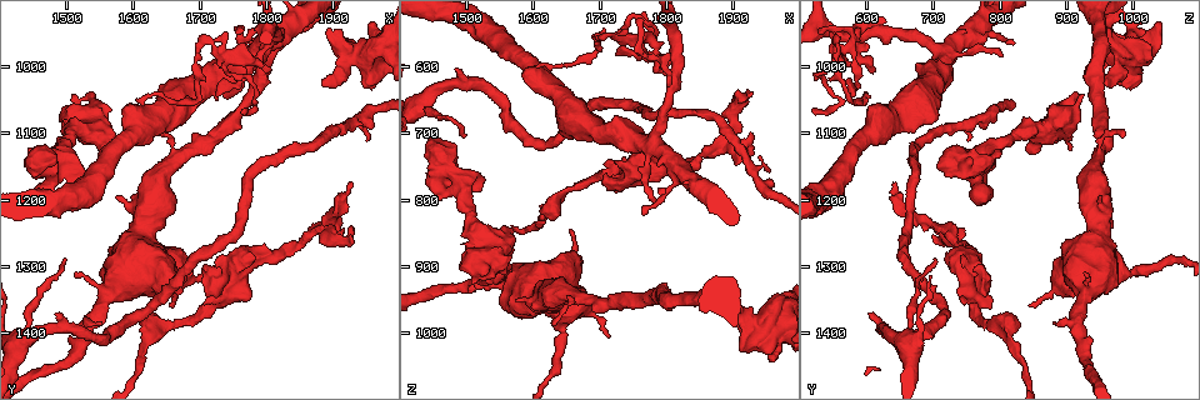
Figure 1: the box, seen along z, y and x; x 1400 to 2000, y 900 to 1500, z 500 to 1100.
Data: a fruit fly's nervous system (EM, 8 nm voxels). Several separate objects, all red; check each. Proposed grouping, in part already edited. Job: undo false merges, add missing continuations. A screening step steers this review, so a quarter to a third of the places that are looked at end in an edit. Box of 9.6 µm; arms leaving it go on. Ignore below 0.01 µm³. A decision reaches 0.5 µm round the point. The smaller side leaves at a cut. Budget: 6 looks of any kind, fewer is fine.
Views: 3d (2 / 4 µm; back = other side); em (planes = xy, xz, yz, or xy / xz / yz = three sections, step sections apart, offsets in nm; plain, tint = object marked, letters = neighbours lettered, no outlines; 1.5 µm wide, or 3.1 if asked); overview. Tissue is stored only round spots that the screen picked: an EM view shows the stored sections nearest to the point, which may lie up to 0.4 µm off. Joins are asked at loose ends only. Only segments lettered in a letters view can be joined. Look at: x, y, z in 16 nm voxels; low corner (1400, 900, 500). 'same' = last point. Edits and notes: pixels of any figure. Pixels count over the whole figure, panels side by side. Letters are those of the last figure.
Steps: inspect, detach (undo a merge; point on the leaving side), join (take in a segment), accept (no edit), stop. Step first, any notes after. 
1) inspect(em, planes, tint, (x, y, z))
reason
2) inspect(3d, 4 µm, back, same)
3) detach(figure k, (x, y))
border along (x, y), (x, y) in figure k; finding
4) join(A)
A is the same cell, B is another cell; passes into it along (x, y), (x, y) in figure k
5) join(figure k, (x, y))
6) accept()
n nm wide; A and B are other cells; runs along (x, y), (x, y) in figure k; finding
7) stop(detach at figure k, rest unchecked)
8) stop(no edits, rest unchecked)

inspect(em, planes, letters, (1530, 1040, 915))
branch stops here

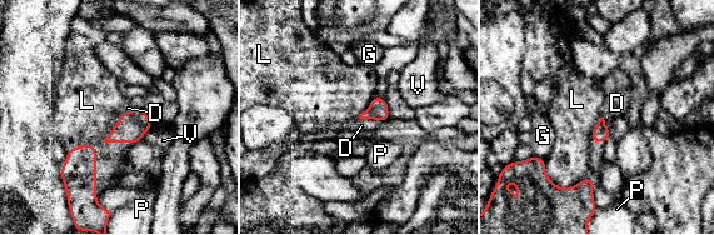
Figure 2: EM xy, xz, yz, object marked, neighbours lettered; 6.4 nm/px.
join(D)
D is the same cell, G, L, P and V are other cells; it goes on there

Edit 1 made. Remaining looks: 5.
inspect(em, planes, letters, (1440, 1385, 670))
three arms meet

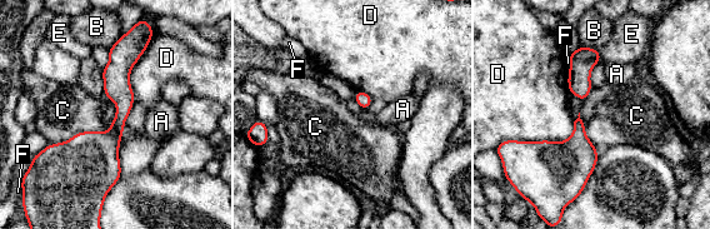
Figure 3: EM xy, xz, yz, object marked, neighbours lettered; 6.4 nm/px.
accept()
A, B, C, D, E and F are other cells; one cell here

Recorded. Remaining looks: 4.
inspect(3d, 2 µm, (1925, 1240, 730))
free end

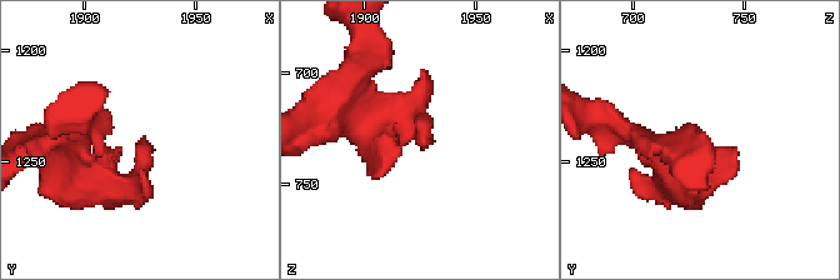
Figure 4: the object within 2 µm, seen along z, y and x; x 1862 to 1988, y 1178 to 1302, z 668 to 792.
inspect(em, planes, tint, (1923, 1243, 731))

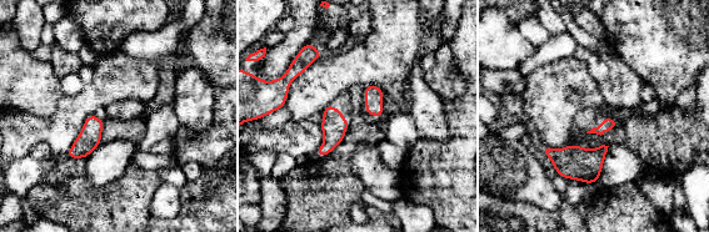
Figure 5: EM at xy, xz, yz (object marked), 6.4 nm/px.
inspect(em, planes, letters, same)
what lies round it

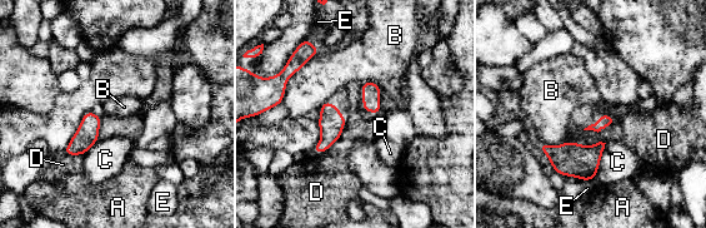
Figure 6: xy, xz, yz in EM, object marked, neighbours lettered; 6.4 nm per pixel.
accept()
A, B, C, D and E are other cells; none of them fits

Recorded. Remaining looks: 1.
stop(join at figure 2, rest unchecked)

